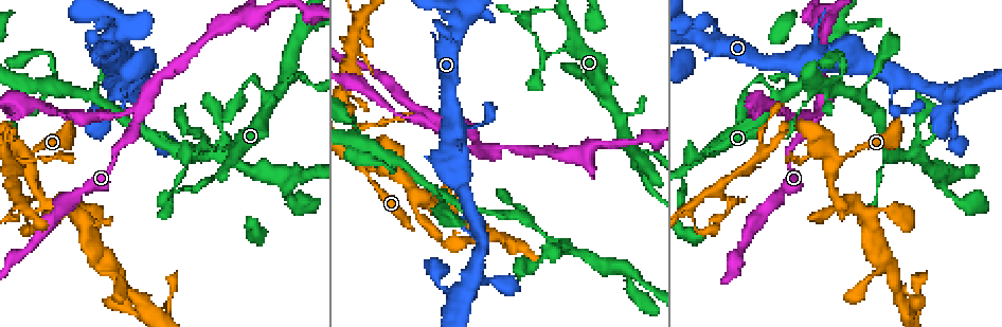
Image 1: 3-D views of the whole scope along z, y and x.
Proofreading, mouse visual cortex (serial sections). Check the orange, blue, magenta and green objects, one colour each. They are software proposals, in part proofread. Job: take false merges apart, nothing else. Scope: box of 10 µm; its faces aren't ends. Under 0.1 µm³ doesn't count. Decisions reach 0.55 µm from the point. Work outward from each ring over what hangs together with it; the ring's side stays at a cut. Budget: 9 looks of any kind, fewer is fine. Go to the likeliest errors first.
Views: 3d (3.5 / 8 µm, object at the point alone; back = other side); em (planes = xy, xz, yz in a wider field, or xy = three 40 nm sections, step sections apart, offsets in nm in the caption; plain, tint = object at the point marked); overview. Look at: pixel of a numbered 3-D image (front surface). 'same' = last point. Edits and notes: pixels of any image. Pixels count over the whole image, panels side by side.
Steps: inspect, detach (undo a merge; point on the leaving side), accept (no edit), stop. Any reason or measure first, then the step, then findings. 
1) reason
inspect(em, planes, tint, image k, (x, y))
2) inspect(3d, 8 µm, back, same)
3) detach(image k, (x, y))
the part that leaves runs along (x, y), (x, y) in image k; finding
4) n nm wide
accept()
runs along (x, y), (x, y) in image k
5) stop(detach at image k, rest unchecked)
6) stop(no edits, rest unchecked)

sharp bend
inspect(3d, 8 µm, image 1, (363, 168))

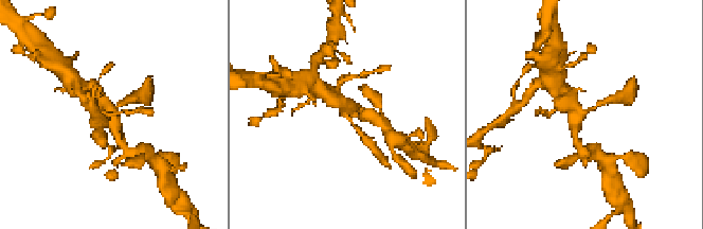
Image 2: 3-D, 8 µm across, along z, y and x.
inspect(3d, 3.5 µm, same)

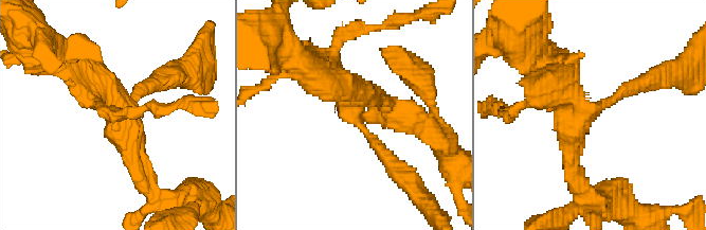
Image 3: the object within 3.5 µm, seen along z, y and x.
arms of 200, 250, 300, 450 nm
accept()
runs along (633, 85), (571, 127), (574, 176) in image 3; all the same cell

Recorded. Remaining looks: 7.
sharp bend
inspect(3d, 3.5 µm, image 1, (481, 150))

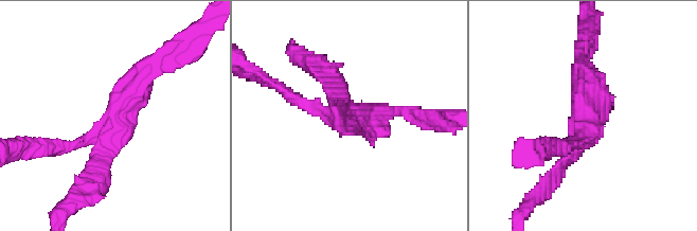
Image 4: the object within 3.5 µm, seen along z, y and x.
3 arms; arms of 200, 250, 350 nm
inspect(em, planes, tint, image 4, (585, 134))

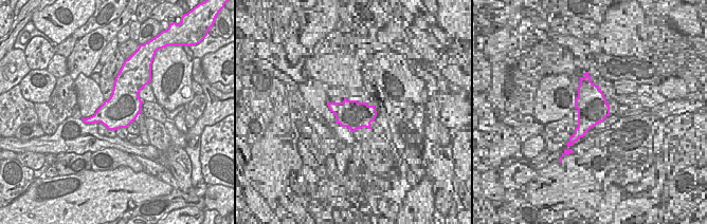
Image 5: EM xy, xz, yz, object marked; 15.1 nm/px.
accept()
runs along (85, 191), (140, 73) in image 4; all the same cell

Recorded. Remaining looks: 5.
side arm on a straight run
inspect(3d, 3.5 µm, image 1, (21, 207))

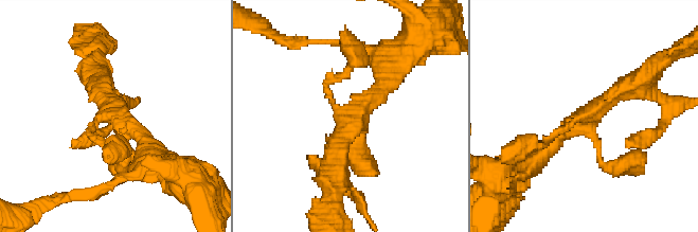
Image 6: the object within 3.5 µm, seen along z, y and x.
accept()
runs along (643, 81), (586, 119), (596, 155), (619, 167) in image 6; all the same cell

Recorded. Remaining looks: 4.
abrupt turn
inspect(3d, 8 µm, image 1, (689, 37))

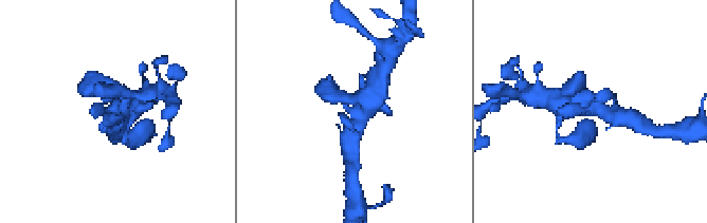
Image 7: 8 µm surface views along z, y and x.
need the tissue
inspect(em, xy, step 1, tint, same)

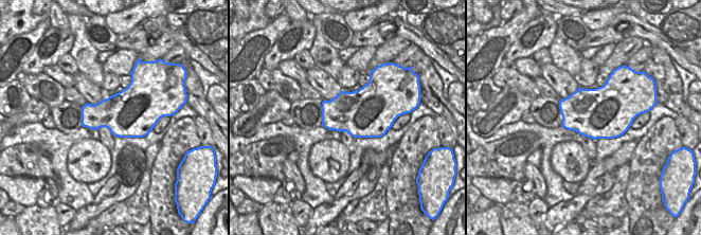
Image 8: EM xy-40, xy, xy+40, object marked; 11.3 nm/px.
accept()
runs along (354, 131), (361, 113), (329, 93) in image 7; continuous, no second cell

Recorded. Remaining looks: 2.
stop(no edits, rest unchecked)

